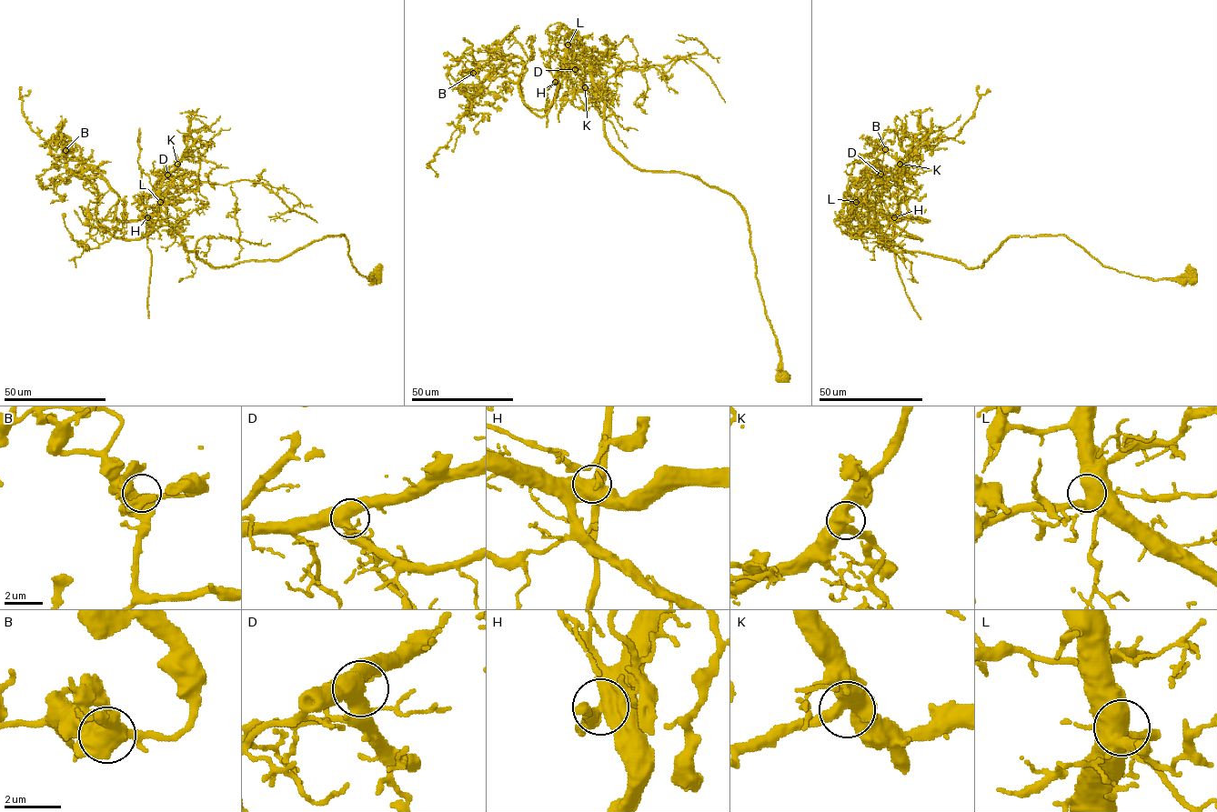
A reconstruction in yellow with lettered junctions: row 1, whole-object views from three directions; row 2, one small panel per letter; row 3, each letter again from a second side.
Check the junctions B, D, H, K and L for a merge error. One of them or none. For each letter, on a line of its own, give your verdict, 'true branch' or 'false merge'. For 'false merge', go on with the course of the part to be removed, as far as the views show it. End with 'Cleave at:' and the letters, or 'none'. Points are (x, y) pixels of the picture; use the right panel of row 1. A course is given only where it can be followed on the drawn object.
B: true branch
D: true branch
H: false merge; course (894, 217), (900, 169), (912, 150), (940, 126)
K: true branch
L: true branch
Cleave at: H

